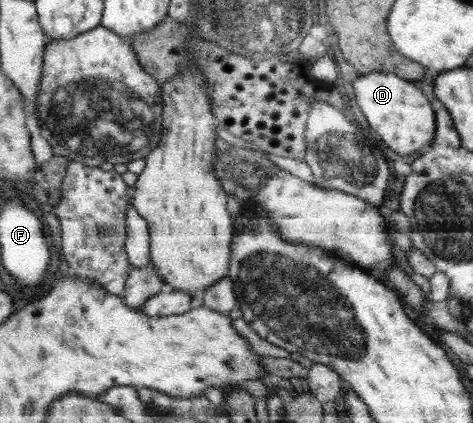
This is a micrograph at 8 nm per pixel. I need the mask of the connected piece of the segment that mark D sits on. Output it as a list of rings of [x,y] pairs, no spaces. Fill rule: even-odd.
[[[374,71],[360,75],[353,81],[356,102],[362,114],[388,148],[398,154],[422,152],[435,140],[438,118],[434,118],[434,110],[430,108],[428,98],[414,84],[406,82],[399,75]]]

